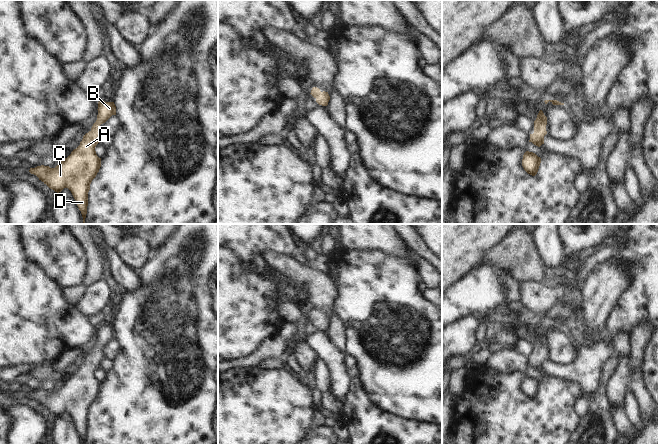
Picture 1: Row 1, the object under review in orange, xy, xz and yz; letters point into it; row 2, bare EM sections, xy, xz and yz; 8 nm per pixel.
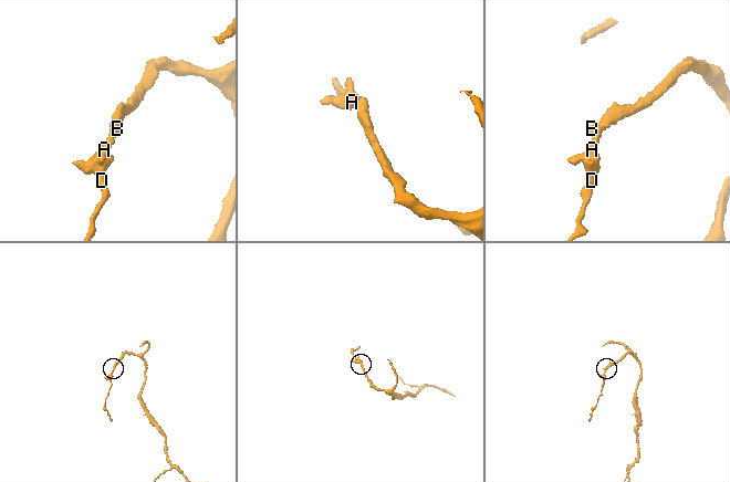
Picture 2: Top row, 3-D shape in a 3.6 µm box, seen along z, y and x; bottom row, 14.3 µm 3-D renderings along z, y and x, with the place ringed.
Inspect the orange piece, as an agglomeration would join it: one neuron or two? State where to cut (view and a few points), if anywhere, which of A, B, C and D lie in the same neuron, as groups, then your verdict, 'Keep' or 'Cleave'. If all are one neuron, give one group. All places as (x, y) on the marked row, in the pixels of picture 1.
No split. Groups: A B C D. Keep.

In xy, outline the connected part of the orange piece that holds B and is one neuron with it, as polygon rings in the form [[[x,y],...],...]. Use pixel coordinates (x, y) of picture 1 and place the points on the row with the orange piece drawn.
[[[99,101],[97,110],[96,122],[91,130],[83,136],[80,145],[67,158],[61,160],[55,168],[41,165],[29,170],[31,174],[36,175],[39,180],[57,193],[68,188],[81,211],[83,224],[86,224],[90,184],[101,167],[101,158],[95,151],[96,145],[104,135],[100,125],[112,115],[116,115],[114,102]]]

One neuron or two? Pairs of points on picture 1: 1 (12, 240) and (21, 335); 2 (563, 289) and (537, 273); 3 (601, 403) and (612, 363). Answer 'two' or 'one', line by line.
1: one
2: two
3: one

